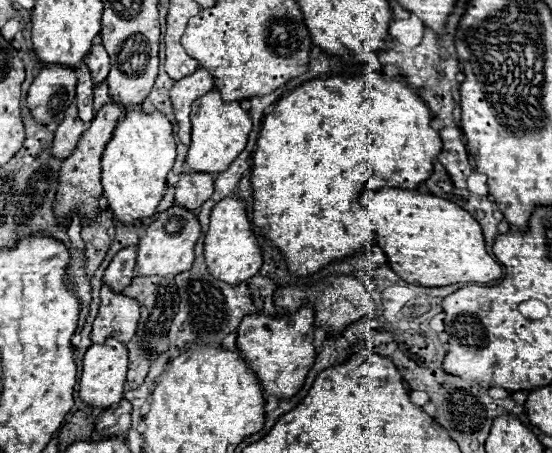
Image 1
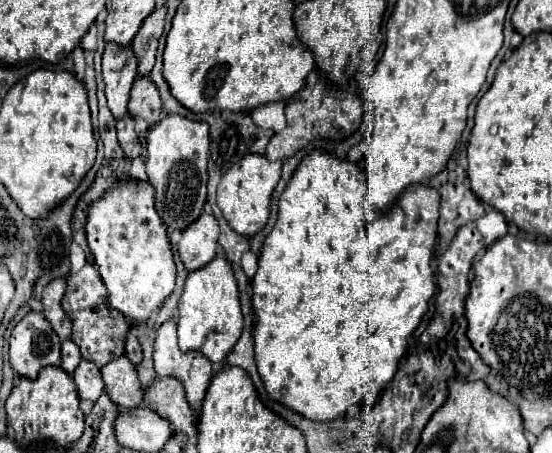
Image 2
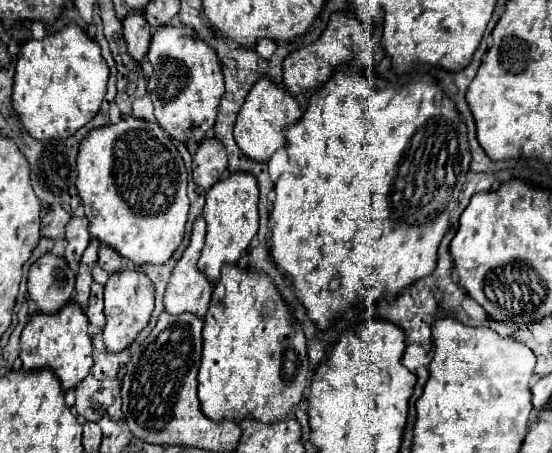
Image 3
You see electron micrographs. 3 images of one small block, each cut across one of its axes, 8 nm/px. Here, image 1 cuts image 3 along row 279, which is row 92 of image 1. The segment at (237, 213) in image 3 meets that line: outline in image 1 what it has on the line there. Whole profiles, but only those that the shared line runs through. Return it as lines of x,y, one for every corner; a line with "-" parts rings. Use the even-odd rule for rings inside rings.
210,90
200,96
192,106
192,142
186,156
188,170
202,170
210,174
226,170
226,166
230,166
230,162
234,162
234,158
246,148
250,130
250,114
242,110
240,102
224,102
218,90

